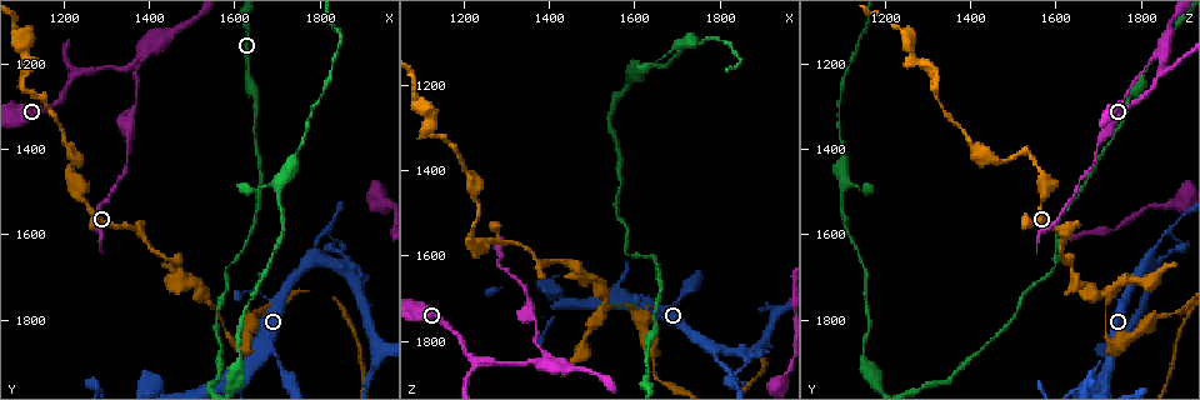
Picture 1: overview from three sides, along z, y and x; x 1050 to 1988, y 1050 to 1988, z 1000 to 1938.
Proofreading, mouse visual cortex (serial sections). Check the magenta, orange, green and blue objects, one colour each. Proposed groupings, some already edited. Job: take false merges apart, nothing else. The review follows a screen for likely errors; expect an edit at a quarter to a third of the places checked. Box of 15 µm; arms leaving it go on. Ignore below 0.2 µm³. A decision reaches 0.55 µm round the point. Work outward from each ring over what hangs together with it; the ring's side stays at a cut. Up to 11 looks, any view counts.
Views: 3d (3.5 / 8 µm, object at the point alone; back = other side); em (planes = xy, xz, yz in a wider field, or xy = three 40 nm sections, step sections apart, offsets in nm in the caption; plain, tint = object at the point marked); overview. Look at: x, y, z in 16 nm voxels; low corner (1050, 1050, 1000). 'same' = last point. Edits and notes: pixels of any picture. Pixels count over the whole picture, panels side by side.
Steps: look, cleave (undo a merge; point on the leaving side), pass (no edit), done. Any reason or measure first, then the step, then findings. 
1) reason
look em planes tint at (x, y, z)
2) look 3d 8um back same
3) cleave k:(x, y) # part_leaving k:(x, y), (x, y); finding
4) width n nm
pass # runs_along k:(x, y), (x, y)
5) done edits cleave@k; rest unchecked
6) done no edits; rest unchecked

sharp bend
look 3d 8um at (1470, 1685, 1640)

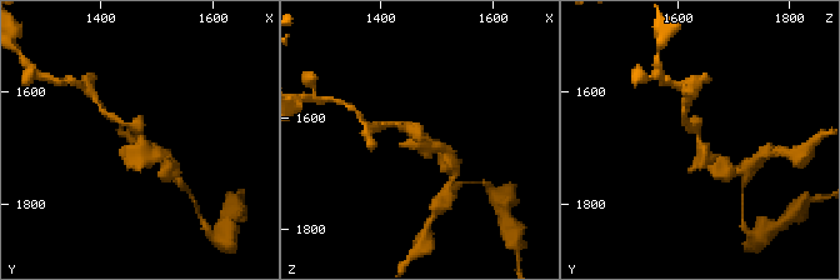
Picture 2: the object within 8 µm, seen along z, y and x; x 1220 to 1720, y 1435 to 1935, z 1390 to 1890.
look em xy step 2 tint at (1470, 1685, 1645)

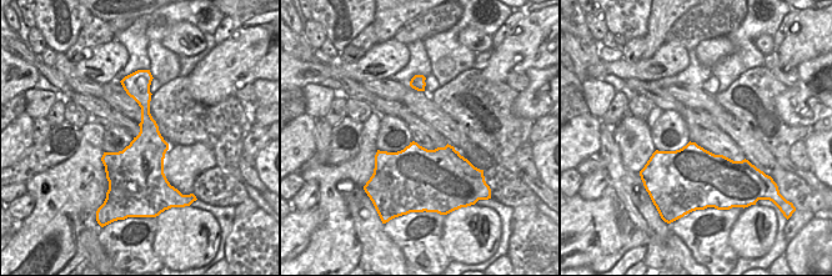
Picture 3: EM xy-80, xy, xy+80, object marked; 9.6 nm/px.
pass # runs_along 2:(119, 120), (163, 158); all the same cell

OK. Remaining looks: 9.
sharp bend
look 3d 3.5um at (1225, 1410, 1520)

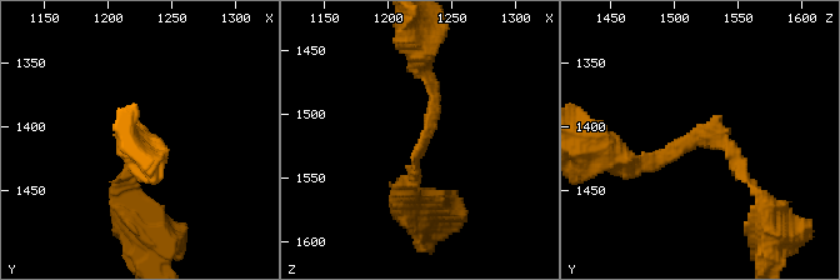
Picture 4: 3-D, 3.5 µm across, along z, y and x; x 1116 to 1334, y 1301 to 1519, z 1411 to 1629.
arm_widths 150, 200 nm
look em xy step 2 tint at (1228, 1404, 1522)

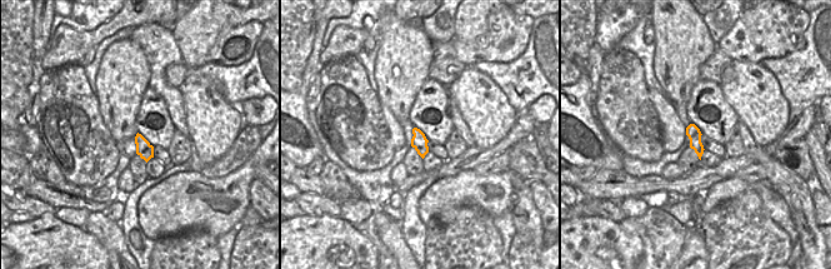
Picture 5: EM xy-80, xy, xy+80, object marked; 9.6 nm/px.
pass # runs_along 4:(398, 193), (428, 131), (428, 78); one cell here

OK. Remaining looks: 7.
abrupt turn
look 3d 3.5um back at (1585, 1675, 1605)

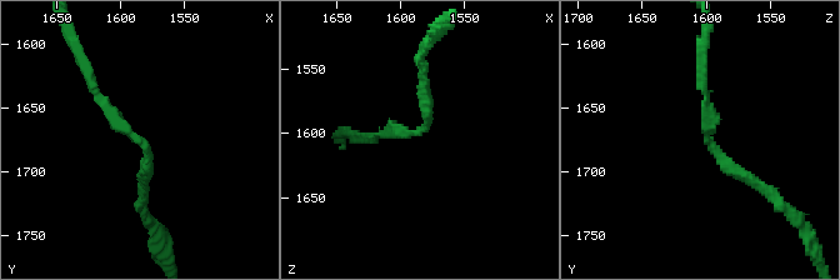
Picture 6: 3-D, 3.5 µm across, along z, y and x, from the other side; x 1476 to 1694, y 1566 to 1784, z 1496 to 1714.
arm_widths 150, 150 nm
look em planes tint at (1588, 1674, 1602)

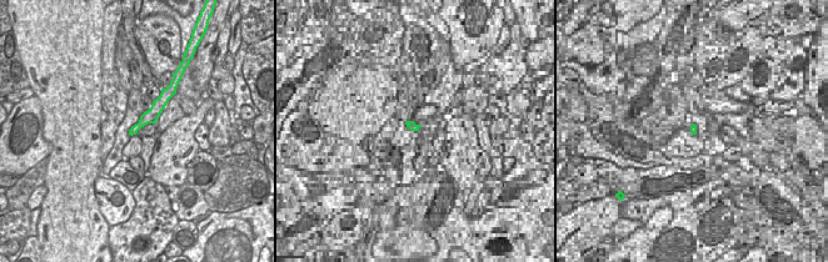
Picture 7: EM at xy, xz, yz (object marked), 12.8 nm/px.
pass # runs_along 7:(160, 100), (158, 106), (133, 131); continuous, no second cell

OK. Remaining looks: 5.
sudden change in width
look 3d 8um at (1795, 1620, 1845)

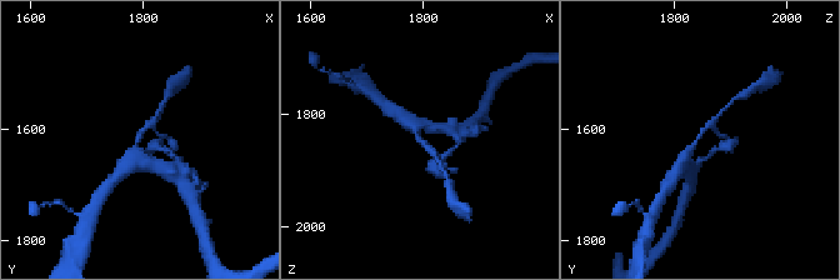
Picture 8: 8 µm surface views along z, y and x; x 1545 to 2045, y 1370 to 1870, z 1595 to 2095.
look 3d 3.5um at (1795, 1615, 1840)

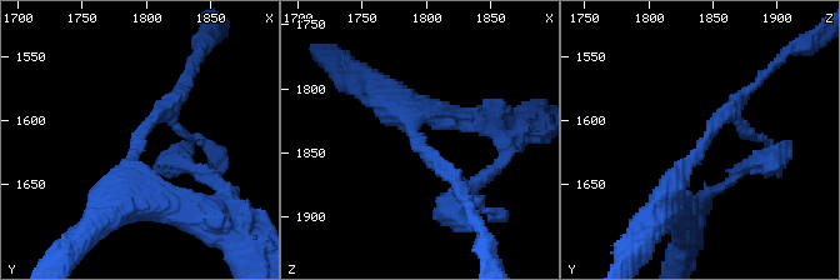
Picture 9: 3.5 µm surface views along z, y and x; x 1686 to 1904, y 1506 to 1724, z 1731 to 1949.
arm_widths 200, 400 nm
look em xy step 1 tint at (1792, 1616, 1842)

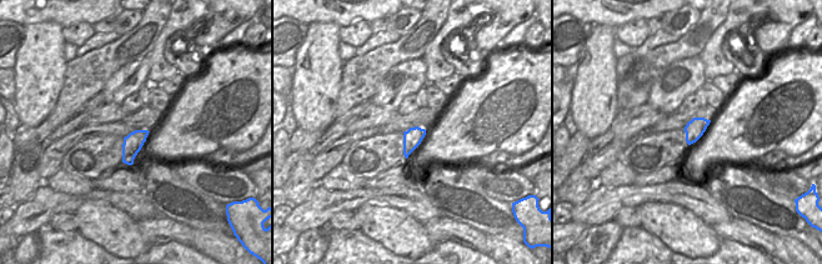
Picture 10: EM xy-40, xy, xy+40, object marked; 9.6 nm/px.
pass # runs_along 9:(660, 209), (710, 129), (753, 86); all the same cell

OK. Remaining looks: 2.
sharp bend
look 3d 8um at (1595, 1850, 1725)

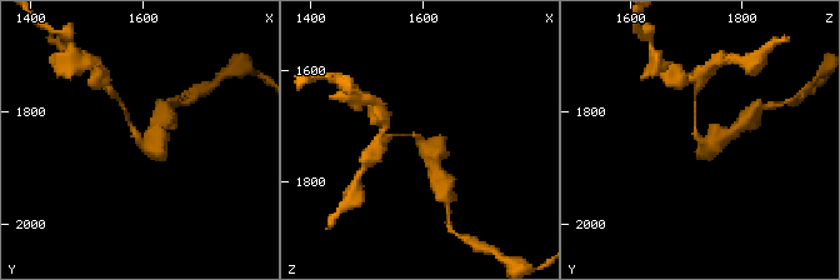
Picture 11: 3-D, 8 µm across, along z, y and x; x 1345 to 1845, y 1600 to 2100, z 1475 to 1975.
look em planes tint at (1595, 1845, 1720)

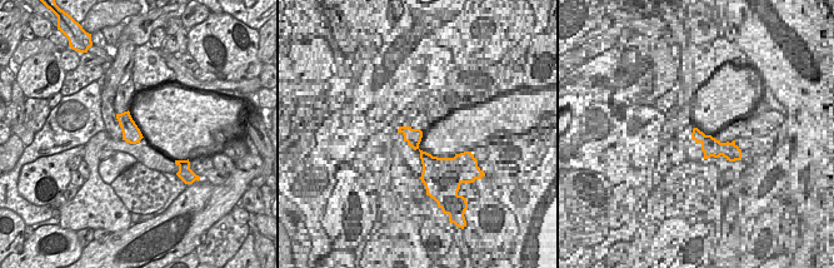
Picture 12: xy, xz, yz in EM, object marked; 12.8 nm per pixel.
pass # runs_along 11:(400, 135), (416, 136), (433, 164); all the same cell

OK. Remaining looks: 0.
done no edits; rest unchecked

